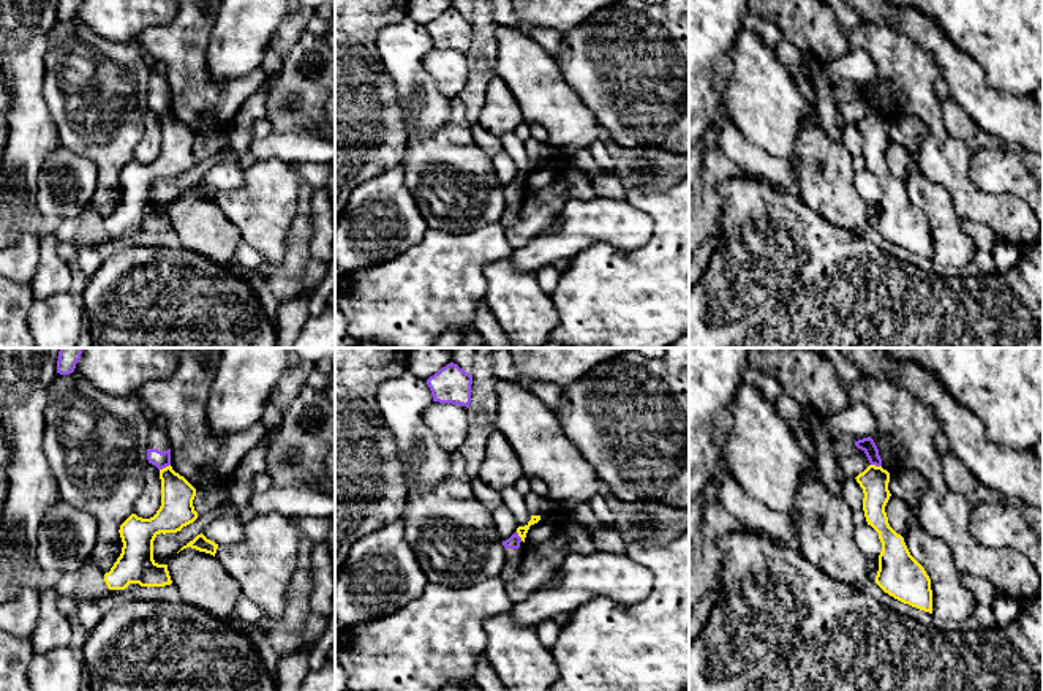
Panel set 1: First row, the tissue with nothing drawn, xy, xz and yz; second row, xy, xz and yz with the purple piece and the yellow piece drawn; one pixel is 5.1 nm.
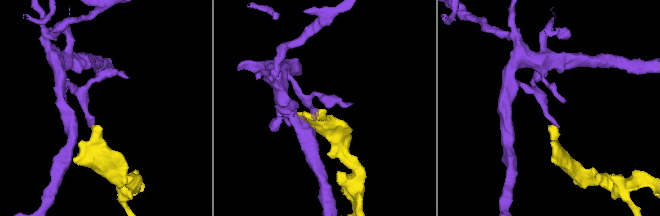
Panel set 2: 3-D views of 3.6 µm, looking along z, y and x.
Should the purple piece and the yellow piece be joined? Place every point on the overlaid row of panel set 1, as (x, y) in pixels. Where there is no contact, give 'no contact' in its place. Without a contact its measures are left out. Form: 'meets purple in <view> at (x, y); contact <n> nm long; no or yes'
meets purple in xy at (165, 467); contact 70 nm long; no

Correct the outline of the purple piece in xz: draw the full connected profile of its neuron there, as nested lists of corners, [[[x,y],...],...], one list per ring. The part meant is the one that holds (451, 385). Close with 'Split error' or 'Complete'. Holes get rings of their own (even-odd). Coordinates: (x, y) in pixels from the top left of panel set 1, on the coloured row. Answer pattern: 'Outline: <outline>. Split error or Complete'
Outline: [[[450,362],[427,379],[433,402],[469,408],[473,376]]]. Complete

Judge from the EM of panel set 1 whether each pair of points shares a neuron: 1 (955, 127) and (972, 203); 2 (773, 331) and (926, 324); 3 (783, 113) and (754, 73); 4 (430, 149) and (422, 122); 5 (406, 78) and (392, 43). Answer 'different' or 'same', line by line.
1: different
2: same
3: same
4: different
5: same

